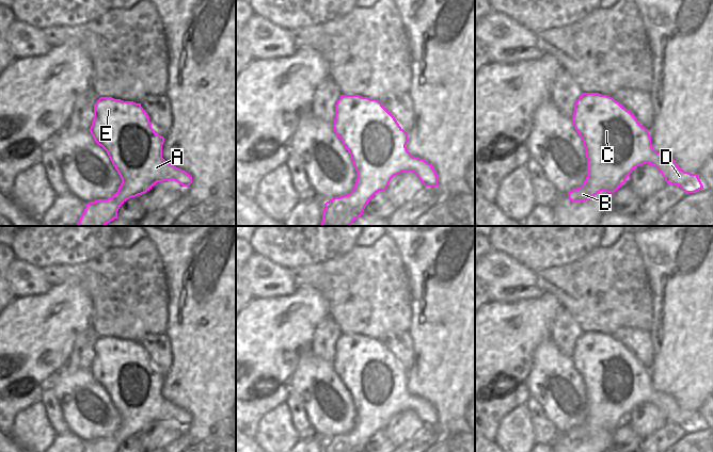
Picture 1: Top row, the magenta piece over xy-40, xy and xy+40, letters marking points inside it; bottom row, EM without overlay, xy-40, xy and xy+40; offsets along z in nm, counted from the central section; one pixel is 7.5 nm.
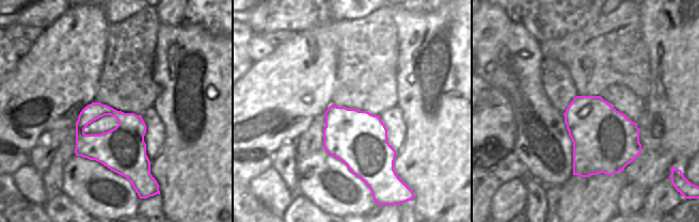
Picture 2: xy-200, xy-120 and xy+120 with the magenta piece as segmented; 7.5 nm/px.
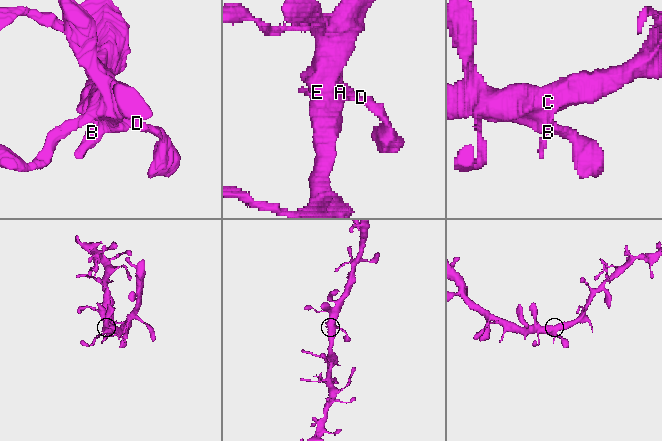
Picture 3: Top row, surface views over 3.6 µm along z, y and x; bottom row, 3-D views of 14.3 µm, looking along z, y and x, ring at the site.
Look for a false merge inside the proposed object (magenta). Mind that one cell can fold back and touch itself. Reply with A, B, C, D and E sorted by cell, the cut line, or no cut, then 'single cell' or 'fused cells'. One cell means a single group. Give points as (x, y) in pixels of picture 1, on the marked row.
groups A B C D E; cut none; single cell

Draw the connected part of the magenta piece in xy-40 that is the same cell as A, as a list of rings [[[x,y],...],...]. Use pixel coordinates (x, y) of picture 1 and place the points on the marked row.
[[[100,97],[94,104],[94,119],[90,132],[94,141],[107,151],[122,183],[112,197],[85,204],[76,226],[106,226],[117,219],[117,211],[127,199],[146,193],[157,182],[174,180],[187,188],[192,183],[192,177],[187,172],[162,158],[164,138],[152,128],[149,117],[141,103]]]

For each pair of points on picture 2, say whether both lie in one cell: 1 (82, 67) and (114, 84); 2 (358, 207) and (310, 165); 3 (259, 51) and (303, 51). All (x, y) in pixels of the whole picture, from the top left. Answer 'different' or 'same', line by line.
1: different
2: same
3: different

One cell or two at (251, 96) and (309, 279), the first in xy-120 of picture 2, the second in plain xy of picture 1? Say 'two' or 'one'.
two

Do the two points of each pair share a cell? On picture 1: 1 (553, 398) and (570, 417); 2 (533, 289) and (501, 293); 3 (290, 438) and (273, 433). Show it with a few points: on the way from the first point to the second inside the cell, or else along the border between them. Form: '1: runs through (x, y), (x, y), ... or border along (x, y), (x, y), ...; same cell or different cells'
1: runs through (556, 403), (565, 412); same cell
2: runs through (525, 291), (508, 294); same cell
3: runs through (286, 437), (278, 436); same cell

